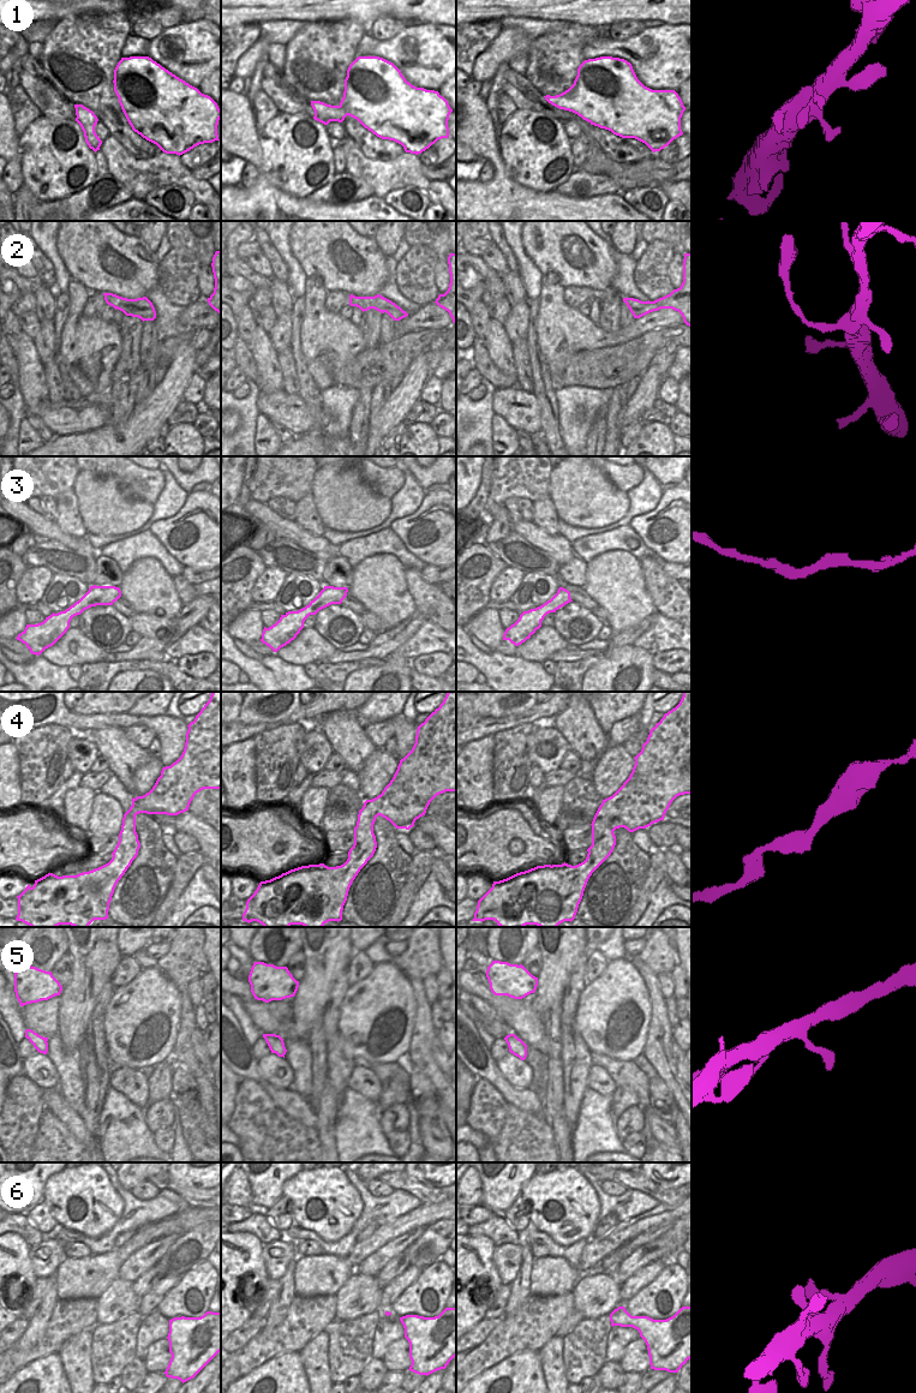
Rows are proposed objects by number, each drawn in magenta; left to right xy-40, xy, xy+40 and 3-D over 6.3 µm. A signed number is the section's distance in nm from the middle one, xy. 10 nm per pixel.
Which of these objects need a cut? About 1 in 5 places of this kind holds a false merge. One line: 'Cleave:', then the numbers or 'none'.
Cleave: none

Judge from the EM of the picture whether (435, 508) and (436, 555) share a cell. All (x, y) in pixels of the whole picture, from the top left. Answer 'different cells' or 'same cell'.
same cell

